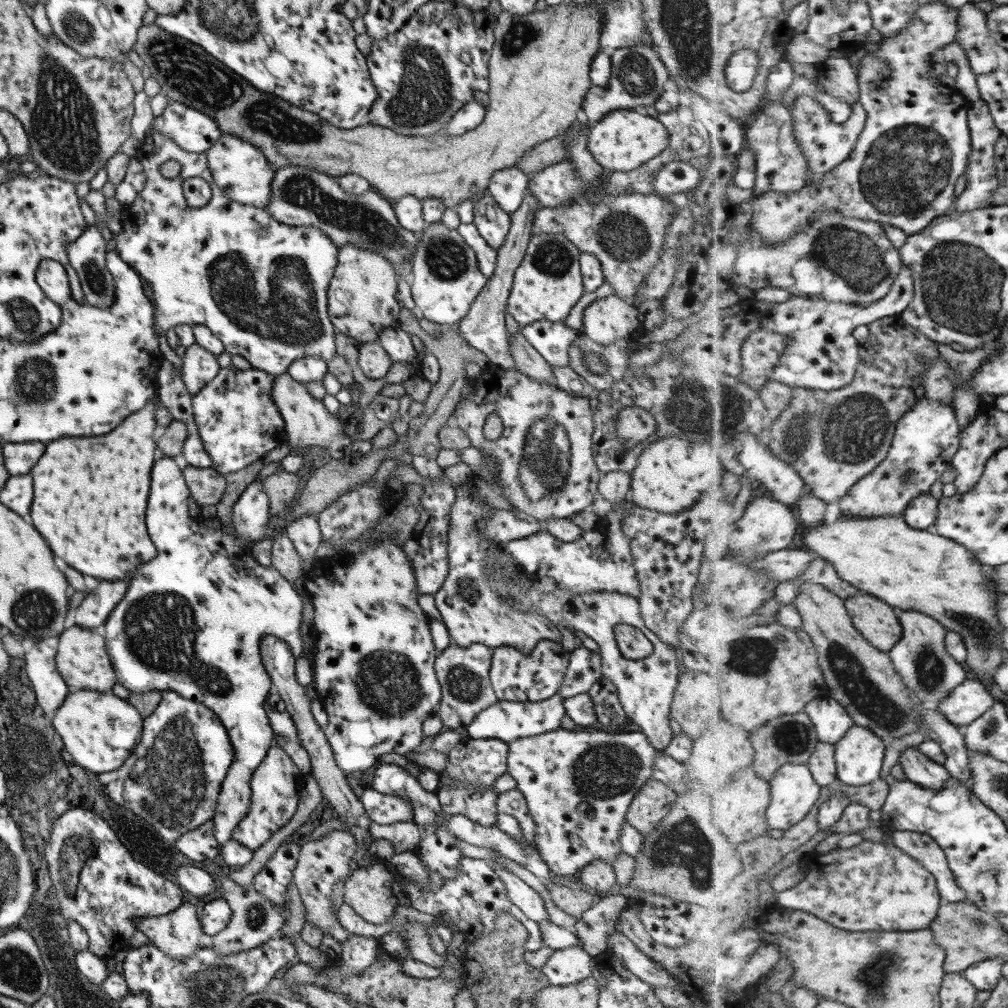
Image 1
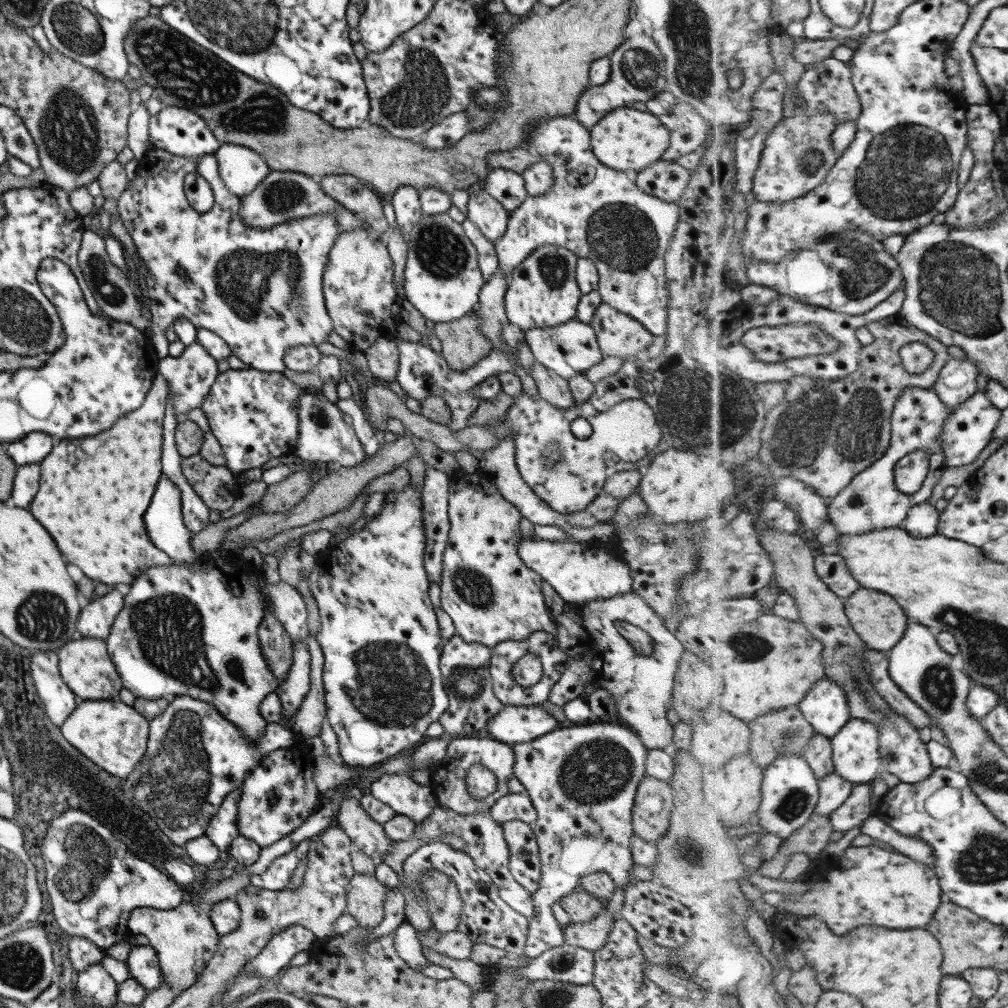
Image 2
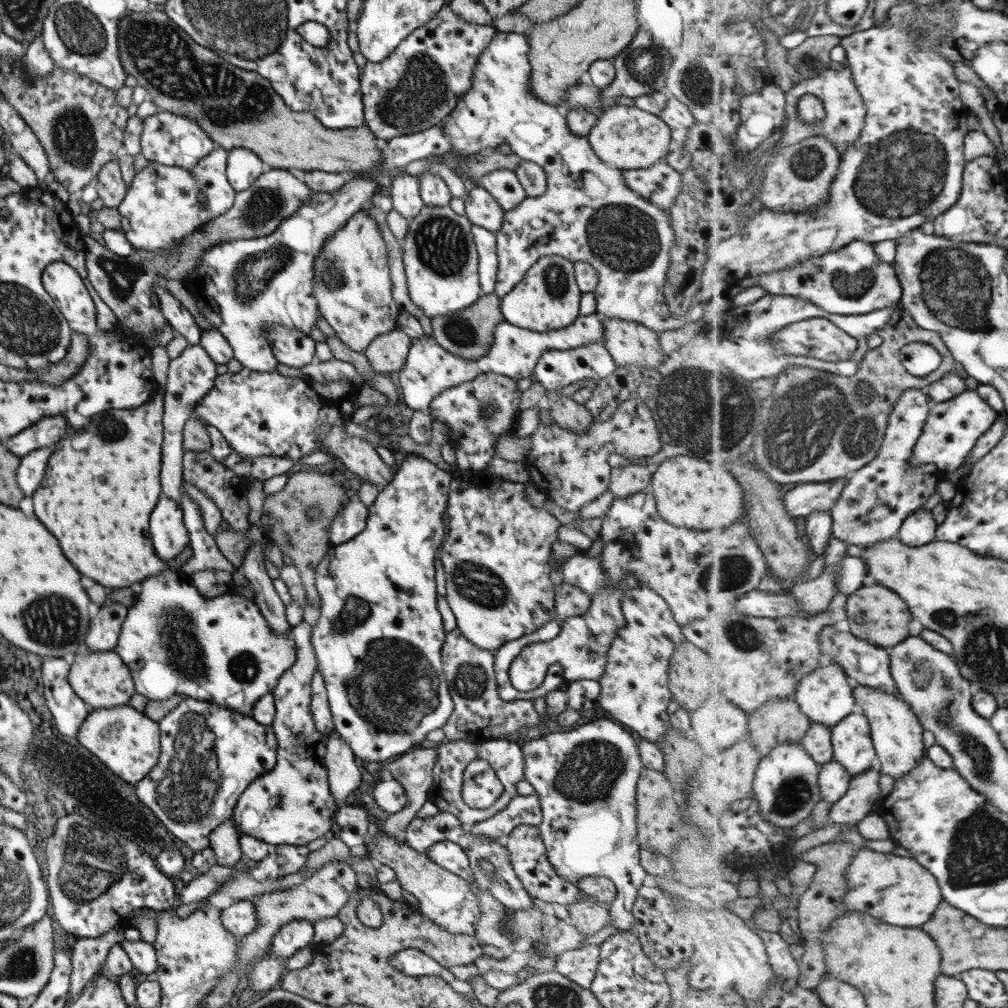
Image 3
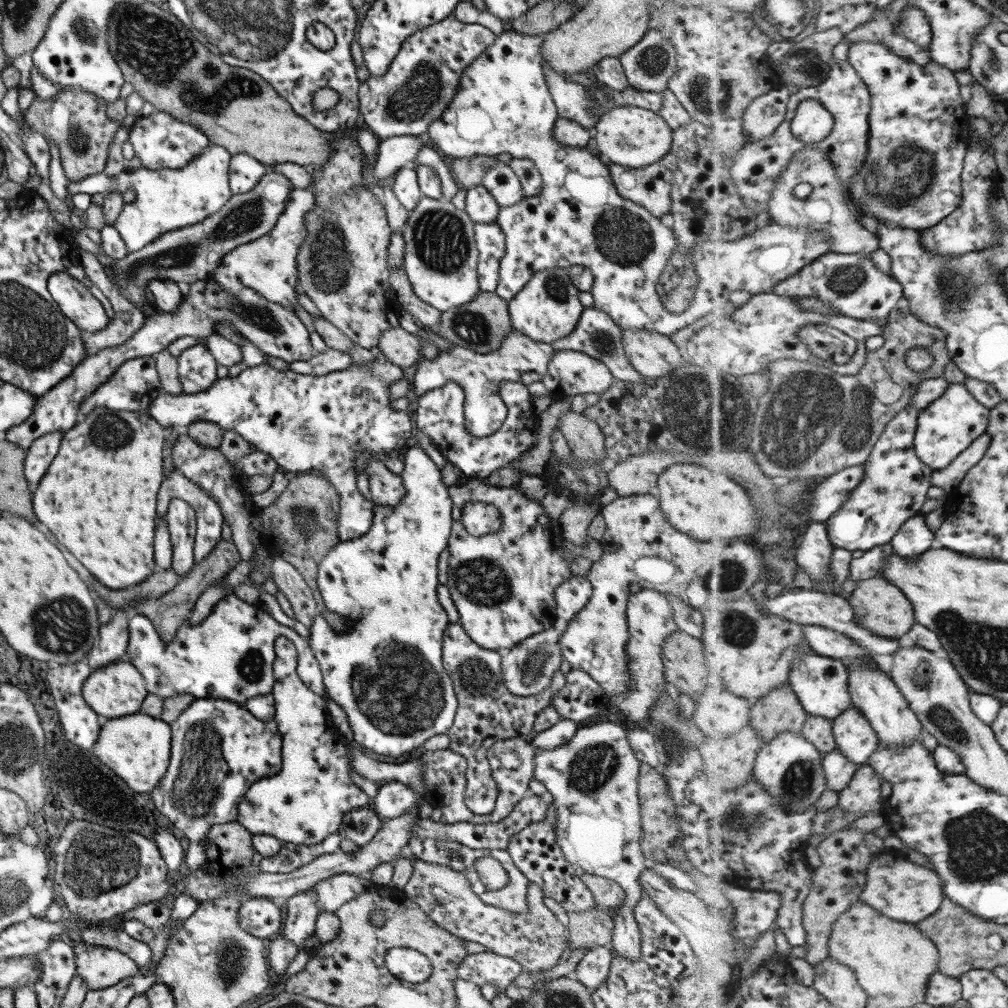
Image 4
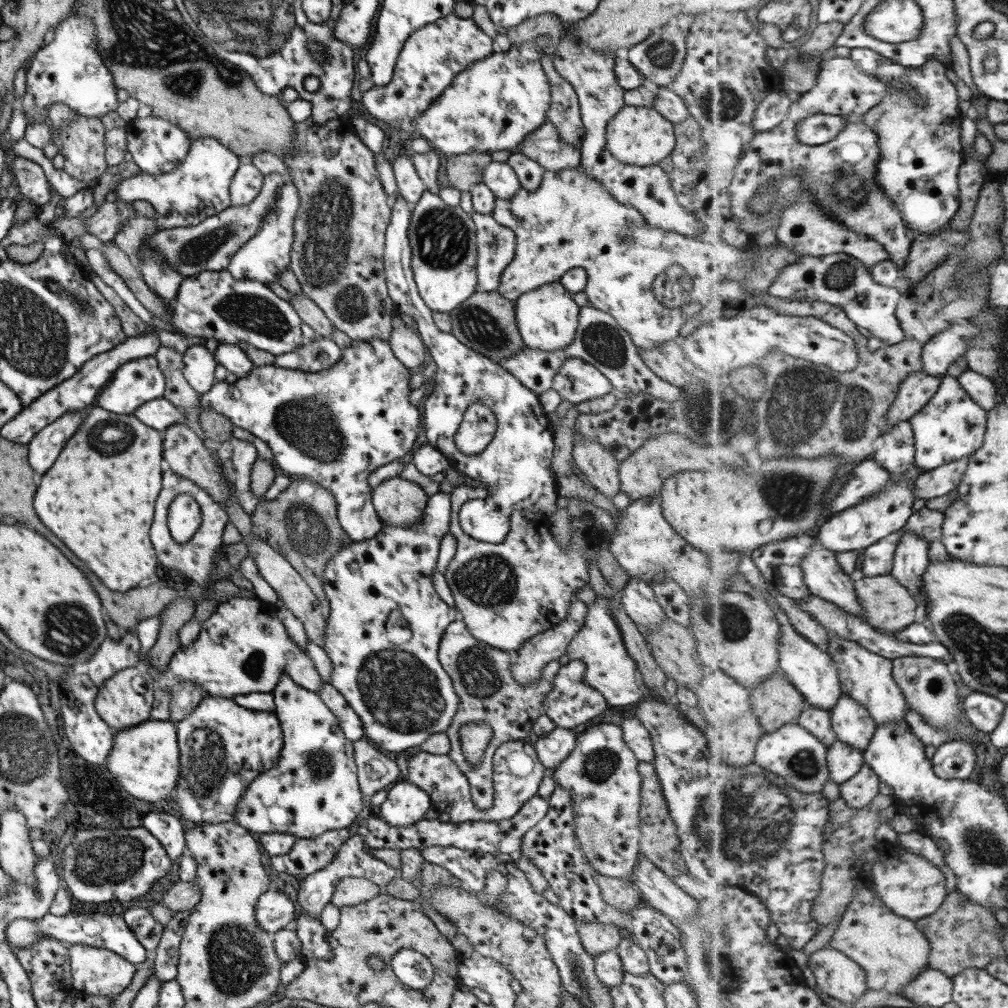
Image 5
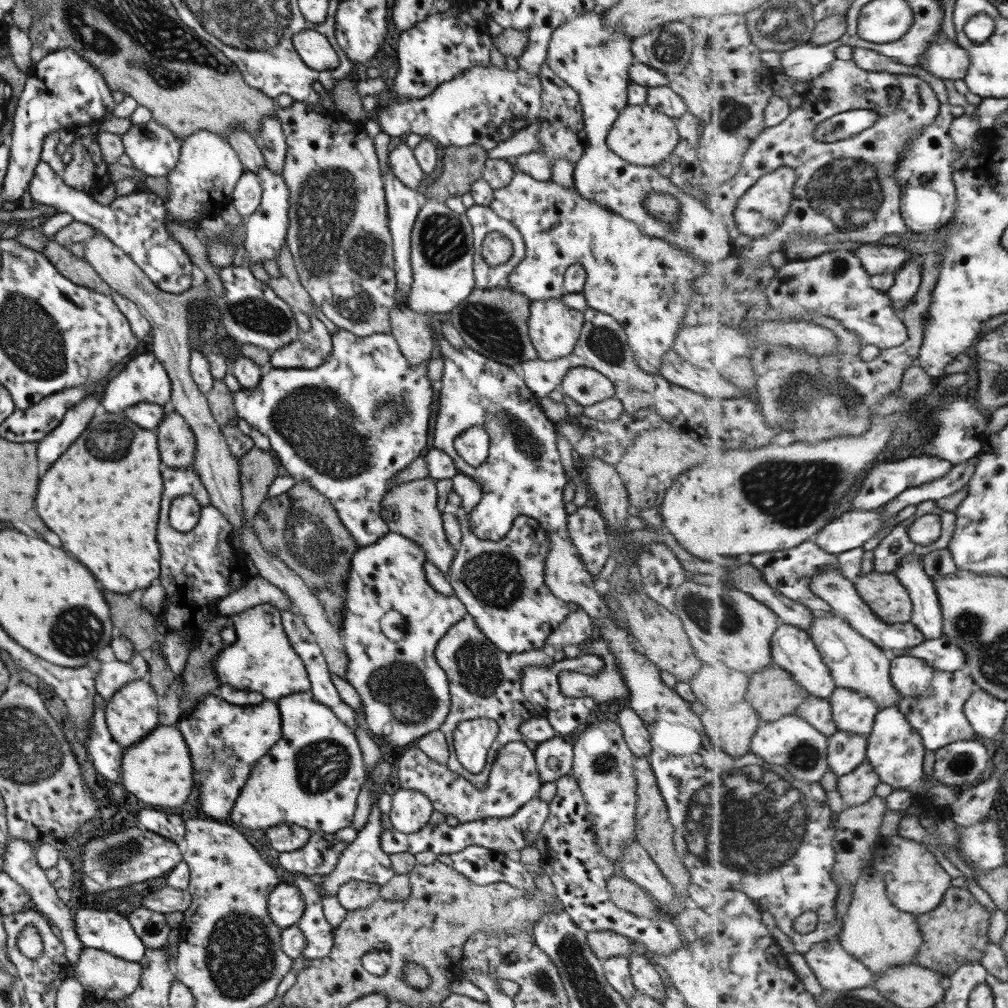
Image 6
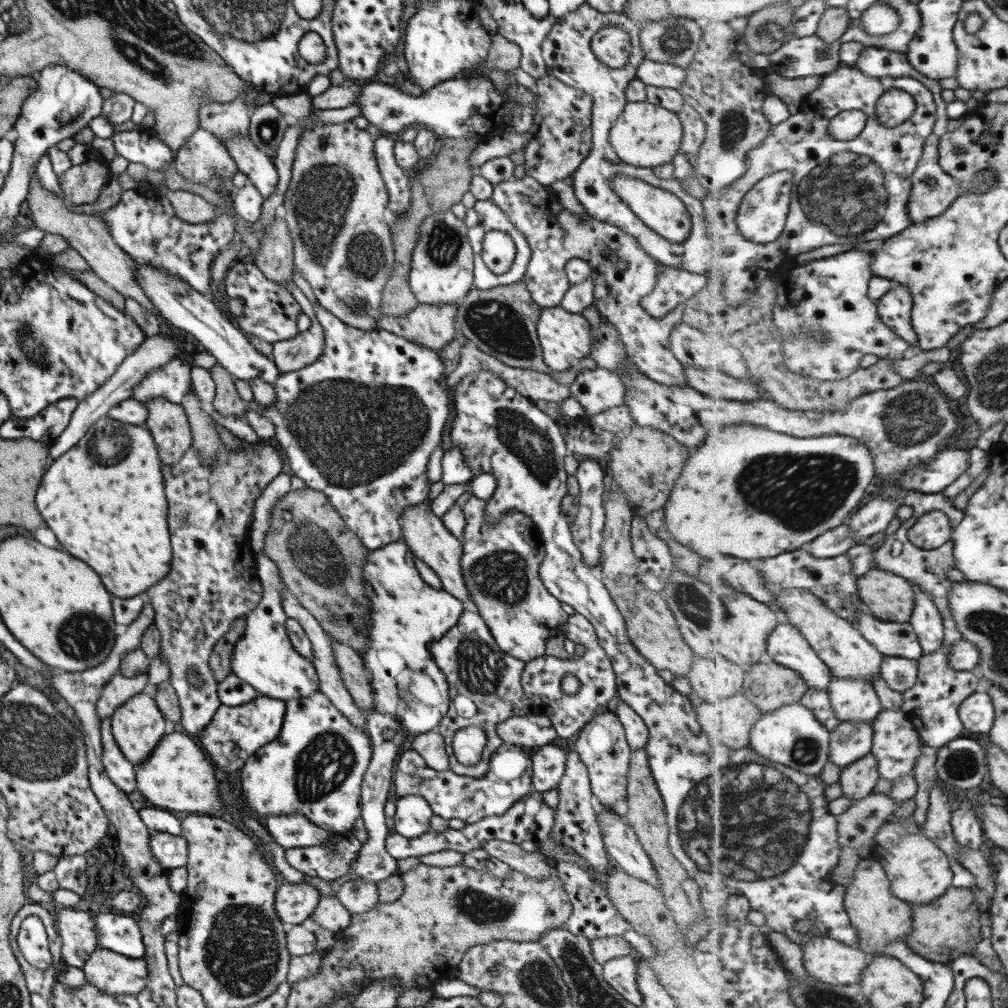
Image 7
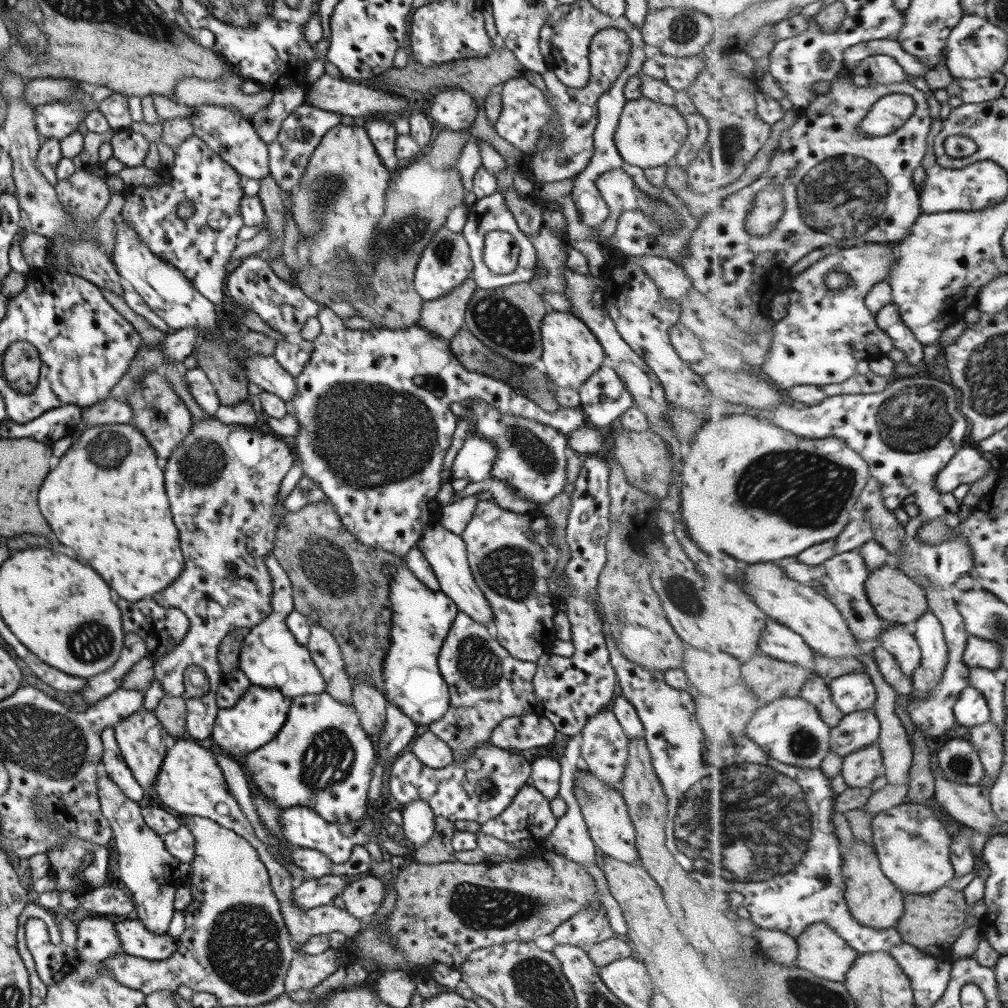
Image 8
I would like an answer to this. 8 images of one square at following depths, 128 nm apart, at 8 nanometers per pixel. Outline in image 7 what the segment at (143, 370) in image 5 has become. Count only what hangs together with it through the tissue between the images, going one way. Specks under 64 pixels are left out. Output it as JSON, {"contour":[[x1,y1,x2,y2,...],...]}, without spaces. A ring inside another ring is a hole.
{"contour":[[181,358,165,362,149,370,133,387,131,399,145,402,151,398,165,398,178,404,189,387,191,366]]}

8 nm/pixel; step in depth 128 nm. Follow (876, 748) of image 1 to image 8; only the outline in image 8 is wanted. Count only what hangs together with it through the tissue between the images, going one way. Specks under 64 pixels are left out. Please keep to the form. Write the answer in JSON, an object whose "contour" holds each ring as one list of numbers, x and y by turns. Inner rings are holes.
{"contour":[[866,672,838,676,830,680,830,688,834,702,845,716,870,710,877,702,877,690]]}

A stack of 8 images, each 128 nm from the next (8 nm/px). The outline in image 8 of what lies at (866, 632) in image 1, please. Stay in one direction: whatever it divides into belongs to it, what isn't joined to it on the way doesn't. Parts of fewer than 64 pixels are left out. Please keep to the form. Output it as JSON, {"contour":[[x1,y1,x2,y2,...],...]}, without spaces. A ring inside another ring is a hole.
{"contour":[[886,564,880,569,871,571,869,579,866,582,867,596,873,604,877,614,889,622,899,623,901,625,912,625,915,621,923,617,923,613,930,608,930,599,927,598,926,590,919,586,910,575,905,574,903,570,895,568,891,564]]}

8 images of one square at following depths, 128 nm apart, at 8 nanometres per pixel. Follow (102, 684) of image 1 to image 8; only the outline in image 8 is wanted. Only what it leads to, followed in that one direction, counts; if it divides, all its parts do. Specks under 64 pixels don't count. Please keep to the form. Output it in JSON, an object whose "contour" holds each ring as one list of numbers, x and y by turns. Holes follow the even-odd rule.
{"contour":[[142,707,134,714,131,714,129,718,121,720,112,730,121,758,129,768,133,779,139,786,153,786,163,756,169,746,174,744,175,739,166,734,156,720,153,711,147,711]]}

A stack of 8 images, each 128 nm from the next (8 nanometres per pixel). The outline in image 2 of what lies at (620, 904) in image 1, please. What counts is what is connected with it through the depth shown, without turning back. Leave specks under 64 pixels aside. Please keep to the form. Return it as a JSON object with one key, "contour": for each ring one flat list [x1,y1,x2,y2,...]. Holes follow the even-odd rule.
{"contour":[[604,907,598,916,584,923,573,923,561,925,564,944,573,945,585,950,599,950,599,947,607,940,607,934,614,923,613,917]]}

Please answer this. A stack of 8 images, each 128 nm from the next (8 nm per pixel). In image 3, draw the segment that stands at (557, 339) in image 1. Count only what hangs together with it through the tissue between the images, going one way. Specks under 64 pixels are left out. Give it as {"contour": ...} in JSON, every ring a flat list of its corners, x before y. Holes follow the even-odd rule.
{"contour":[[599,342,563,350,549,349,538,356,532,372,545,390,560,389,573,382,585,382,586,378,593,378,597,382,615,369,616,365,608,353]]}

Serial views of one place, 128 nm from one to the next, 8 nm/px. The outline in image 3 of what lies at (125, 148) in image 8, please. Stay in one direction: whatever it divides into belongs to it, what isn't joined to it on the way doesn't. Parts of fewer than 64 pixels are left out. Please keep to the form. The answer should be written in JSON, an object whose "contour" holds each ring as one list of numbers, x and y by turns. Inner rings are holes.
{"contour":[[159,110,142,119,139,146,141,147,140,153,148,161,155,161,165,166,180,166,187,170,217,147,195,121,165,110]]}

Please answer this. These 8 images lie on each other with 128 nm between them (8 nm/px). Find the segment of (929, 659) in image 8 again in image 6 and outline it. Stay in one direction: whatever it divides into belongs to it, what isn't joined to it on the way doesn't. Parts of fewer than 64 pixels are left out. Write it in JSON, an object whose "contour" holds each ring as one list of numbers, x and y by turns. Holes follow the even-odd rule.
{"contour":[[905,555,901,565,893,573,910,591,914,602,912,623,925,633,926,640,941,638,945,627,942,603,933,580,925,572,921,555]]}

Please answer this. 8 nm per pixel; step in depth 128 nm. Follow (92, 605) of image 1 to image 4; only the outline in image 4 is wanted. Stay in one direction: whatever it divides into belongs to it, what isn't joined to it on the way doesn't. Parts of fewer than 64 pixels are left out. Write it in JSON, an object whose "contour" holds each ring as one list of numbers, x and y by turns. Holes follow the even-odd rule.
{"contour":[[117,609,107,623,99,623,99,638,86,654,89,668,95,669,121,660,127,649,127,623,130,614]]}

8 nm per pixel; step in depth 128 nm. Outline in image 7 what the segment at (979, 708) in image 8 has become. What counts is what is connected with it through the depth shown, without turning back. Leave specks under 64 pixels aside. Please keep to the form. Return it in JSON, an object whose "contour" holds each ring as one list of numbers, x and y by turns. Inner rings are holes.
{"contour":[[981,688,961,704,959,715,968,732,990,735,997,721,994,698]]}

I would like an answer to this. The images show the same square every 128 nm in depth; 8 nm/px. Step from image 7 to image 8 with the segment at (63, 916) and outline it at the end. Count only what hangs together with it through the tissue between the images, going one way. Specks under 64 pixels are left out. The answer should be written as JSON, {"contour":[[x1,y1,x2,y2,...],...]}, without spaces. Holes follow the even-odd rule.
{"contour":[[90,916,75,921,75,952,78,962,101,962,123,952,115,926,102,917]]}

